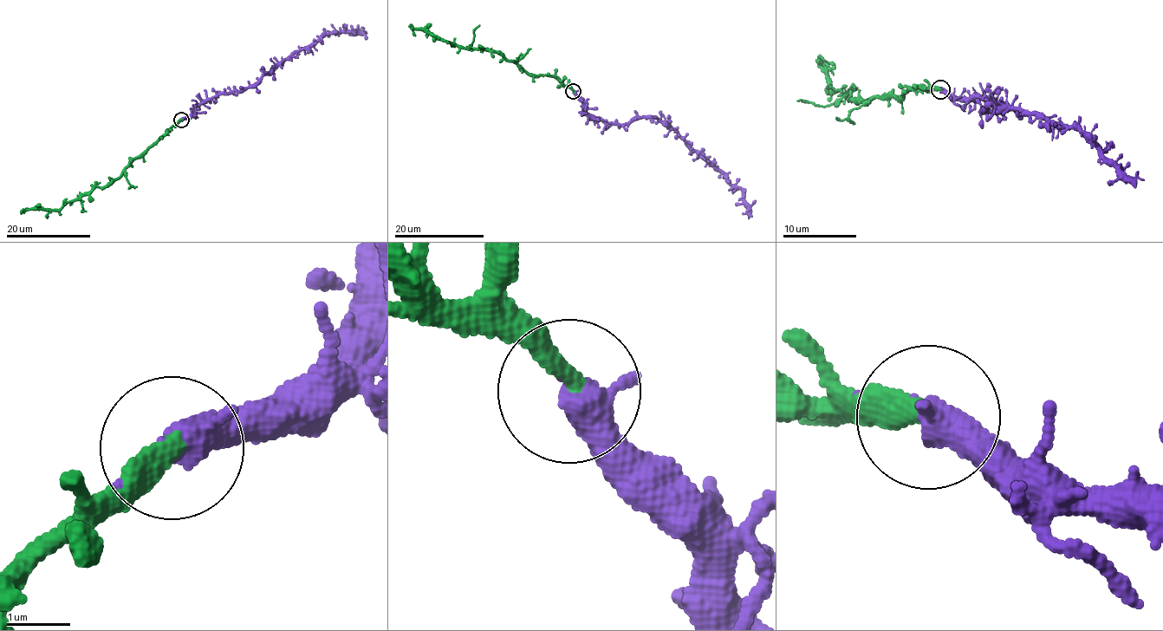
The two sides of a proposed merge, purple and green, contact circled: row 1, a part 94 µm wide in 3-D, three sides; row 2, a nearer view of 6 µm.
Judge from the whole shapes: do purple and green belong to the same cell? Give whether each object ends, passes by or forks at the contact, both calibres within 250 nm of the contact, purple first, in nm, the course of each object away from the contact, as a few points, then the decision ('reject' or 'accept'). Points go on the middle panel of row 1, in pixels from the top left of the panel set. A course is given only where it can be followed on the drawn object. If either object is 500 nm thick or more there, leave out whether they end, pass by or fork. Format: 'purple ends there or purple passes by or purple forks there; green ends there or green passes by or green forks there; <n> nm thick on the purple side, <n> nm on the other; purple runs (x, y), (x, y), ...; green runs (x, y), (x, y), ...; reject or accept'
purple passes by; green ends there; 380 nm thick on the purple side, 340 nm on the other; purple runs (574, 91), (583, 112), (607, 122), (630, 124), (651, 116), (673, 130), (739, 188), (748, 218); green runs (574, 91), (561, 81), (528, 73), (519, 64), (497, 53), (455, 46), (409, 26); reject

